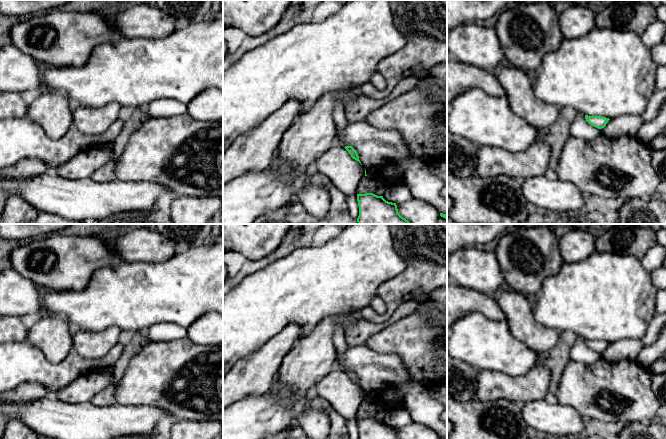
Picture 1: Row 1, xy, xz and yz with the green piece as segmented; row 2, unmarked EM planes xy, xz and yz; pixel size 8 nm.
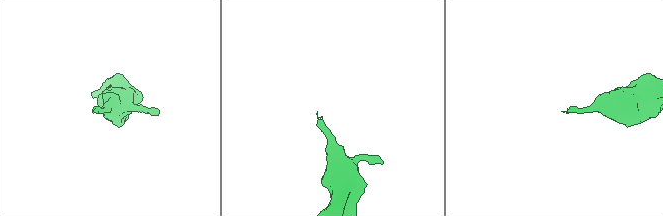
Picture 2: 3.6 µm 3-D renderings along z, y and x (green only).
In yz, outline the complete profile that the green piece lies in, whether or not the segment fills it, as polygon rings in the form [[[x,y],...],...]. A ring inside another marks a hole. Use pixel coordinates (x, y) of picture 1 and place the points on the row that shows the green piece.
[[[585,115],[586,121],[591,124],[592,126],[602,129],[606,126],[608,121],[610,120],[609,118],[606,117],[601,117],[601,116],[588,116]]]

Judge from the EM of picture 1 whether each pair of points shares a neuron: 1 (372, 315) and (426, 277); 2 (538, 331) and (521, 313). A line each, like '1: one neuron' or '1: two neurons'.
1: one neuron
2: one neuron

